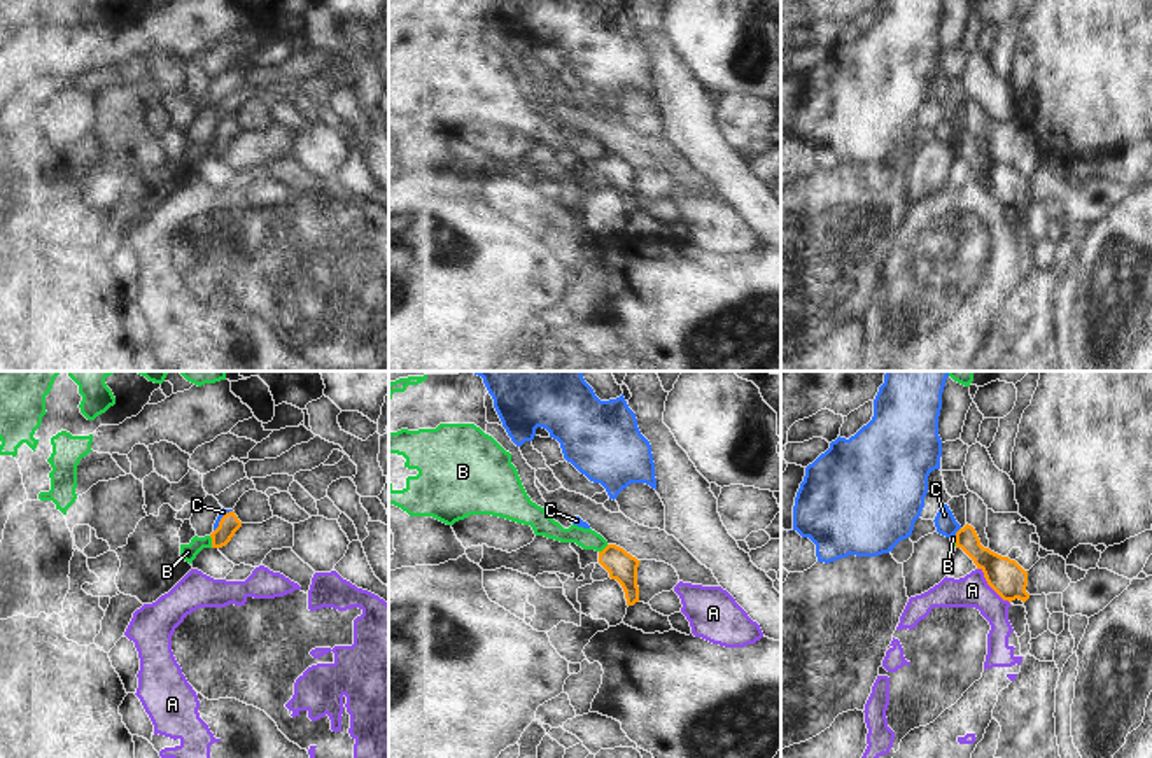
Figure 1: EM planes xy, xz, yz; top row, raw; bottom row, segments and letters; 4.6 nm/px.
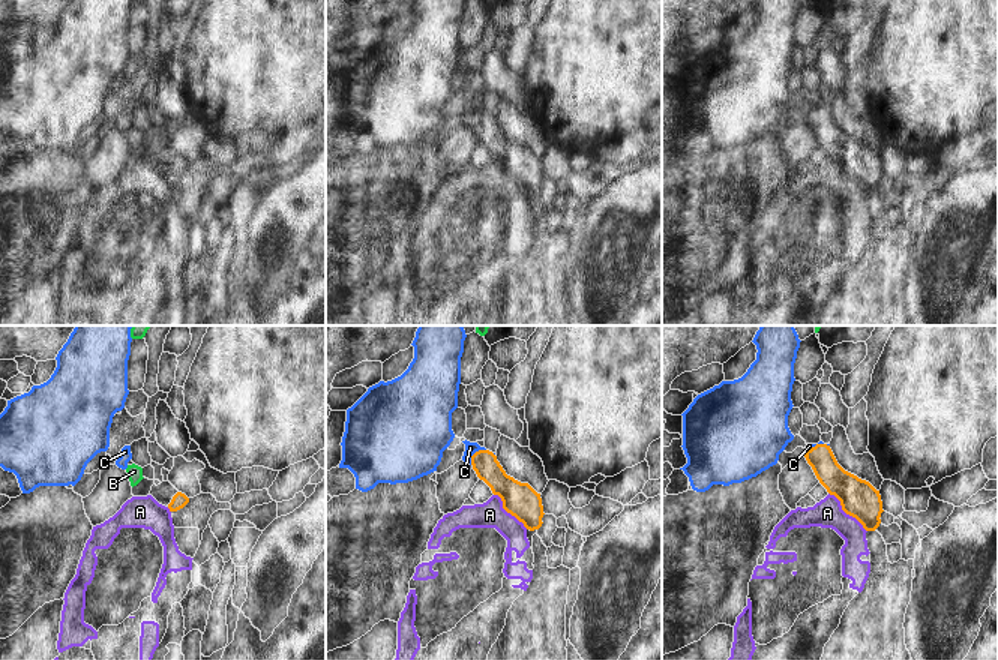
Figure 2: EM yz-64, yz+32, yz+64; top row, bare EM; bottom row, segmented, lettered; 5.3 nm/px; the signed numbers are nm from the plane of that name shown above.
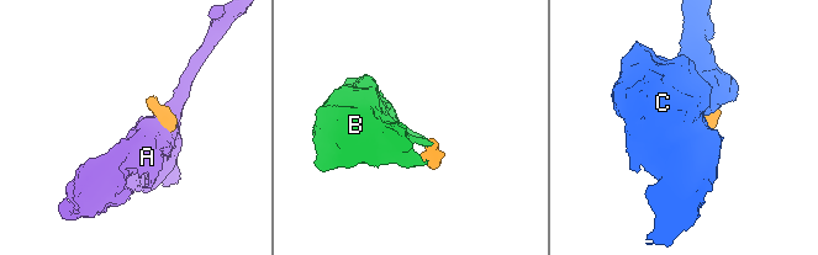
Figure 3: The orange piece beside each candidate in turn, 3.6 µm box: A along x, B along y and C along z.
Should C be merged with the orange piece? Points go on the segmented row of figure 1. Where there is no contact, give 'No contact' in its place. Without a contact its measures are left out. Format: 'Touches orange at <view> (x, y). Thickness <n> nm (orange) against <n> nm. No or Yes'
Touches orange at yz (956, 533). Thickness 130 nm (orange) against 100 nm. Yes

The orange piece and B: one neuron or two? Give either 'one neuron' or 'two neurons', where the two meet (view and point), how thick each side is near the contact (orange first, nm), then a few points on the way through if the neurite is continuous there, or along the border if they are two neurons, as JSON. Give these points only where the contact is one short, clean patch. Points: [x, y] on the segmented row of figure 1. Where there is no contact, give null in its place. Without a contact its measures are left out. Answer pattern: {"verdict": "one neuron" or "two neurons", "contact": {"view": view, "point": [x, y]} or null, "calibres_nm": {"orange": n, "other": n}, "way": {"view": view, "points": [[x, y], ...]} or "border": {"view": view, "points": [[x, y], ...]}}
{"verdict": "two neurons", "contact": {"view": "xy", "point": [212, 541]}, "calibres_nm": {"orange": 90, "other": 80}, "border": {"view": "xy", "points": [[209, 536], [212, 547]]}}

